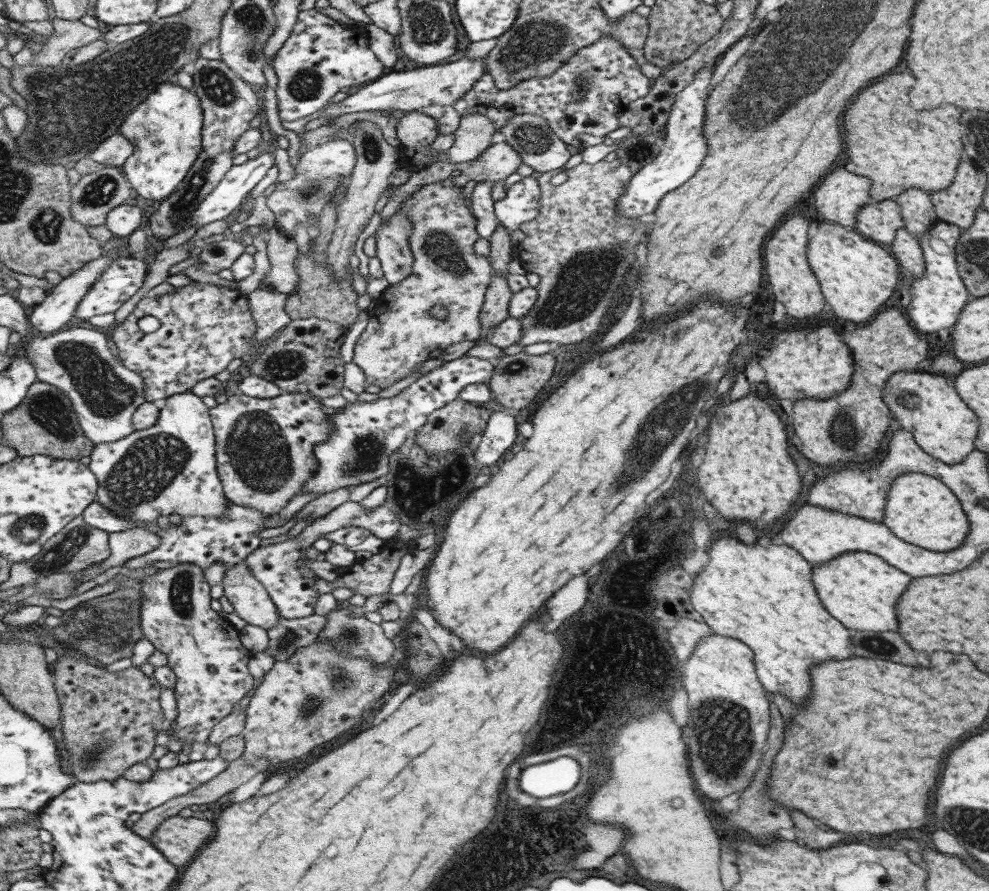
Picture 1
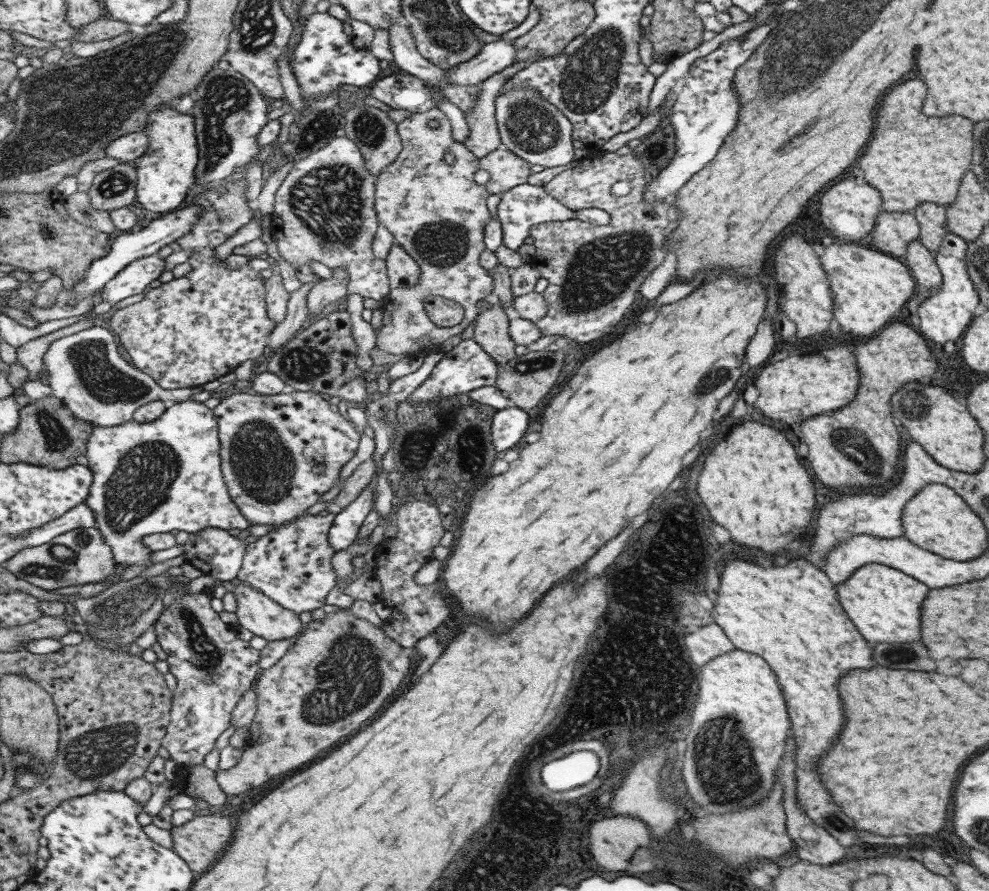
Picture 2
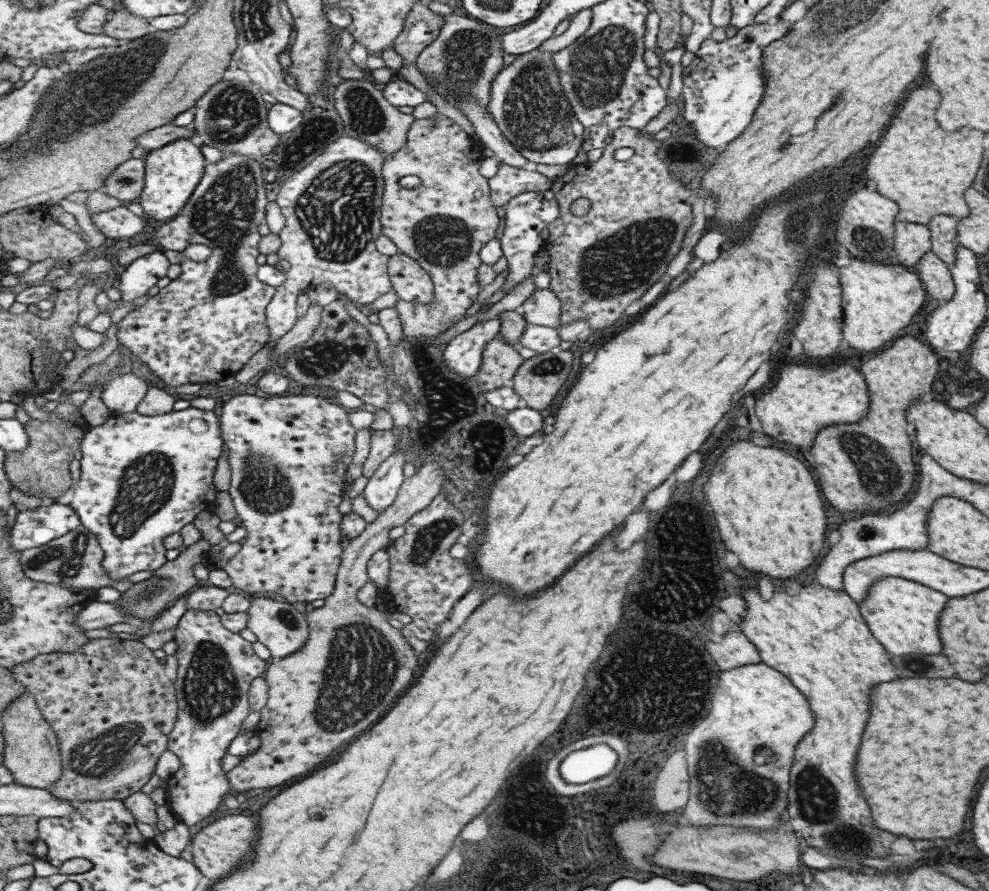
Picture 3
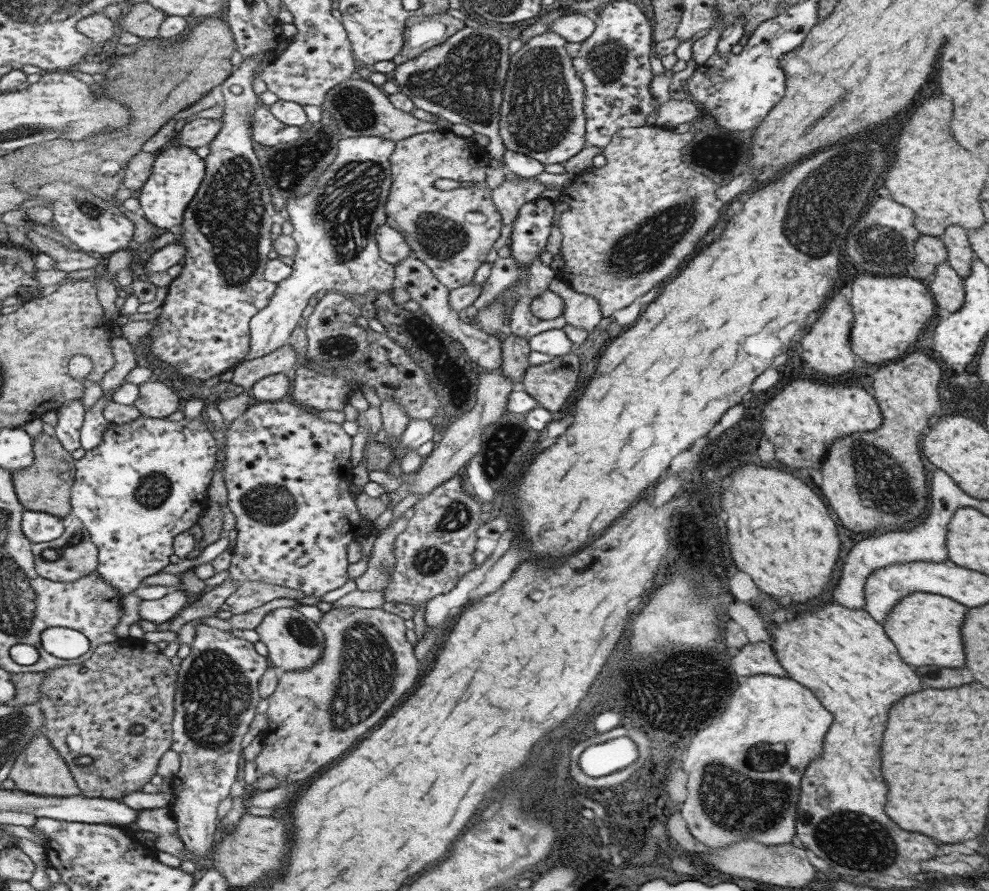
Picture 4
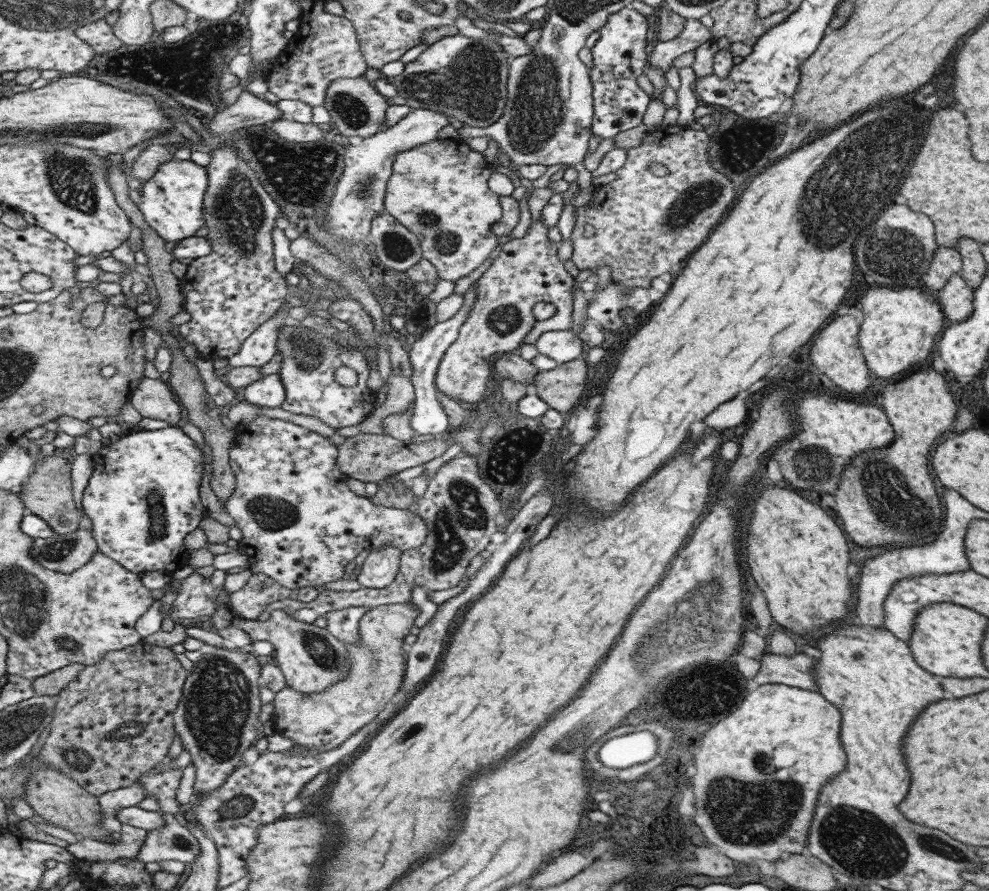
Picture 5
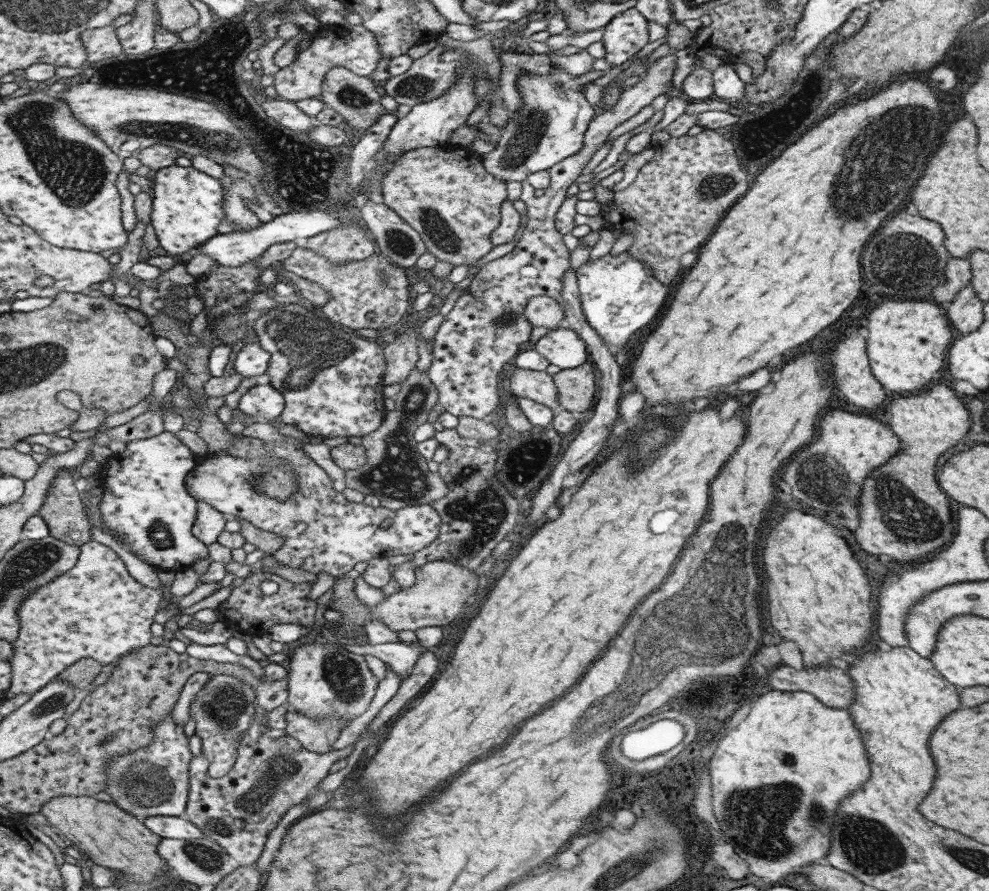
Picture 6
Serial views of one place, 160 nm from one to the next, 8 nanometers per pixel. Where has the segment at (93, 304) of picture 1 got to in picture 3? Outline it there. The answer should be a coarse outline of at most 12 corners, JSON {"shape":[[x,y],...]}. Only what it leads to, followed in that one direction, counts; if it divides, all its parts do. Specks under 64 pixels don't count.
{"shape":[[162,250],[133,261],[116,286],[122,300],[145,296],[168,277],[171,266]]}

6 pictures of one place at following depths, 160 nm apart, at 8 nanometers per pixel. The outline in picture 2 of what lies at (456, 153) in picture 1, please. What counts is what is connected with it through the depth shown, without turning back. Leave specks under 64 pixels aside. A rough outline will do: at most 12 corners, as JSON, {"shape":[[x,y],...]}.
{"shape":[[513,62],[481,83],[464,114],[462,145],[480,159],[501,147],[494,117],[500,86],[528,62]]}

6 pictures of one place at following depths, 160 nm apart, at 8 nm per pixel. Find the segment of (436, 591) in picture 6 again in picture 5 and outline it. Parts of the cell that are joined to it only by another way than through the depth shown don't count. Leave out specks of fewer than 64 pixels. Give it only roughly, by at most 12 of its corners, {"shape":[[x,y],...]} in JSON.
{"shape":[[367,609],[347,678],[275,693],[292,752],[337,748],[393,700],[419,610]]}

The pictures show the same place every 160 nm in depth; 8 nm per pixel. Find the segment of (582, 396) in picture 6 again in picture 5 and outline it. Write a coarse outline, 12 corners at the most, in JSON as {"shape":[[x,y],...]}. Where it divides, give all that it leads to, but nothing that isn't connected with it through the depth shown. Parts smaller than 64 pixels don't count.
{"shape":[[583,359],[537,372],[535,394],[548,408],[571,413],[587,376]]}

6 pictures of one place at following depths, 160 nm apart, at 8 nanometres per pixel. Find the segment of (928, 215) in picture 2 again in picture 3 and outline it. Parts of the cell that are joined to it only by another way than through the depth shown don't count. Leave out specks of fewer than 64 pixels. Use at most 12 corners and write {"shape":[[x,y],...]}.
{"shape":[[957,217],[926,225],[931,253],[948,266],[956,258]]}

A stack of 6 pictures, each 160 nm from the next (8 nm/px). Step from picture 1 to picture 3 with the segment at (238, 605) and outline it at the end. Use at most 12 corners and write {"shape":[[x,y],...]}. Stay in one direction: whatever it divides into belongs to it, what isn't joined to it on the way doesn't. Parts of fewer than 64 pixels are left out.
{"shape":[[255,595],[248,628],[271,657],[307,638],[306,615],[291,603]]}

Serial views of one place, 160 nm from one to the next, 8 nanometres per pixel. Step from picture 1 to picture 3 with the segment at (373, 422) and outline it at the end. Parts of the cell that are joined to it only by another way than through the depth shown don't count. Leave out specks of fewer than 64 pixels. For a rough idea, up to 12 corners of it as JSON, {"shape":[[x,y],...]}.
{"shape":[[497,316],[444,346],[442,363],[457,378],[474,377],[483,345],[499,334]]}

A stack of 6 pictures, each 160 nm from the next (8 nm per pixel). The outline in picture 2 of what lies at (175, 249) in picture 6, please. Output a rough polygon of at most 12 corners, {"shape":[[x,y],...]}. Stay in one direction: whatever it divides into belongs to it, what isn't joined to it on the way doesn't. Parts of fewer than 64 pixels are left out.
{"shape":[[193,113],[151,114],[136,158],[137,202],[173,213],[196,181]]}

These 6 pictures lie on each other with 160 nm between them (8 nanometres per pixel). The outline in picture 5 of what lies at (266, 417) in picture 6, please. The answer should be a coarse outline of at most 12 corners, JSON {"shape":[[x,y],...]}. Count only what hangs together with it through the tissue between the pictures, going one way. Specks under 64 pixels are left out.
{"shape":[[261,376],[244,398],[258,407],[277,408],[287,391],[280,376]]}

